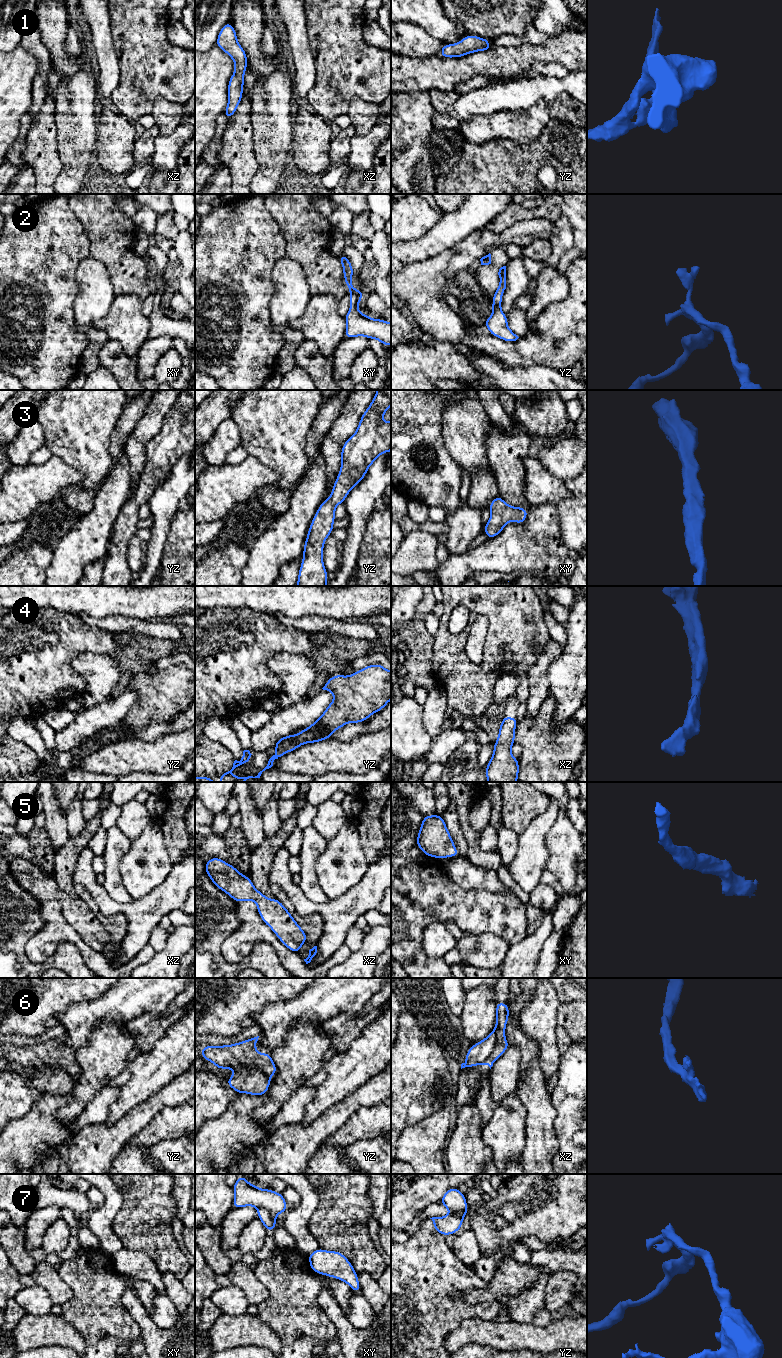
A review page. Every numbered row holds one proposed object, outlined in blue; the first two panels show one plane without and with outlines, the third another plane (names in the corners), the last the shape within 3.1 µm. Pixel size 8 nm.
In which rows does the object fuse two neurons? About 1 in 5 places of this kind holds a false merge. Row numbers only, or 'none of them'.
6, 7

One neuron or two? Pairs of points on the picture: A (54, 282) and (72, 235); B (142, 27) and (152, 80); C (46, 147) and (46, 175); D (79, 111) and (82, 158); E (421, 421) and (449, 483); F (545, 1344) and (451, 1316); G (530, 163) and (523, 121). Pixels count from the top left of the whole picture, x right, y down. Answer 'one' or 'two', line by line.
A: one
B: one
C: one
D: one
E: one
F: two
G: two

